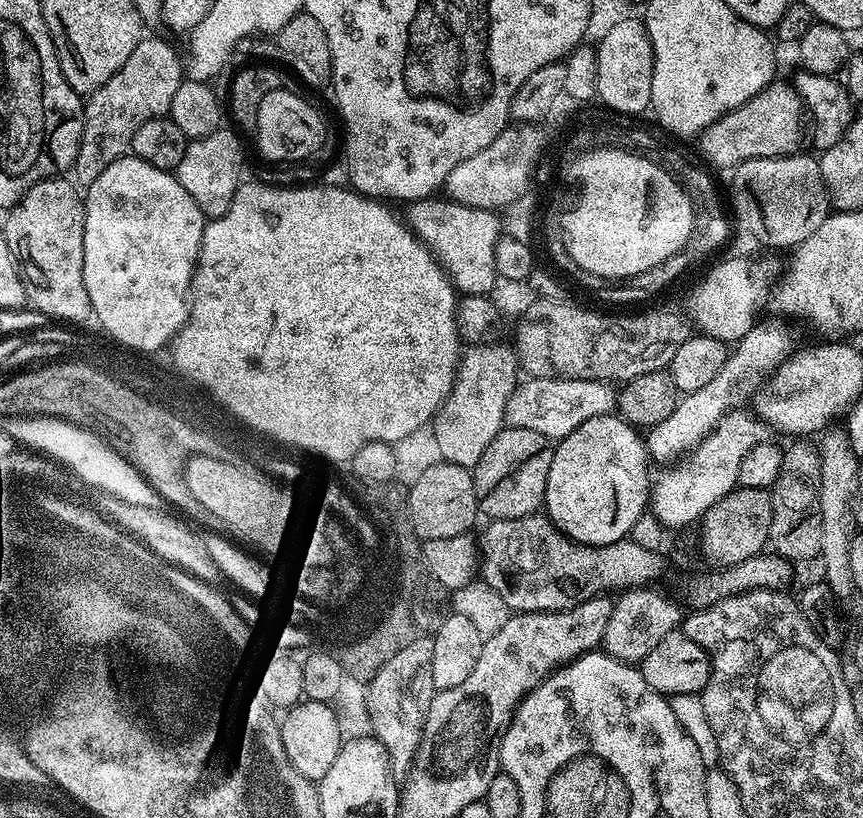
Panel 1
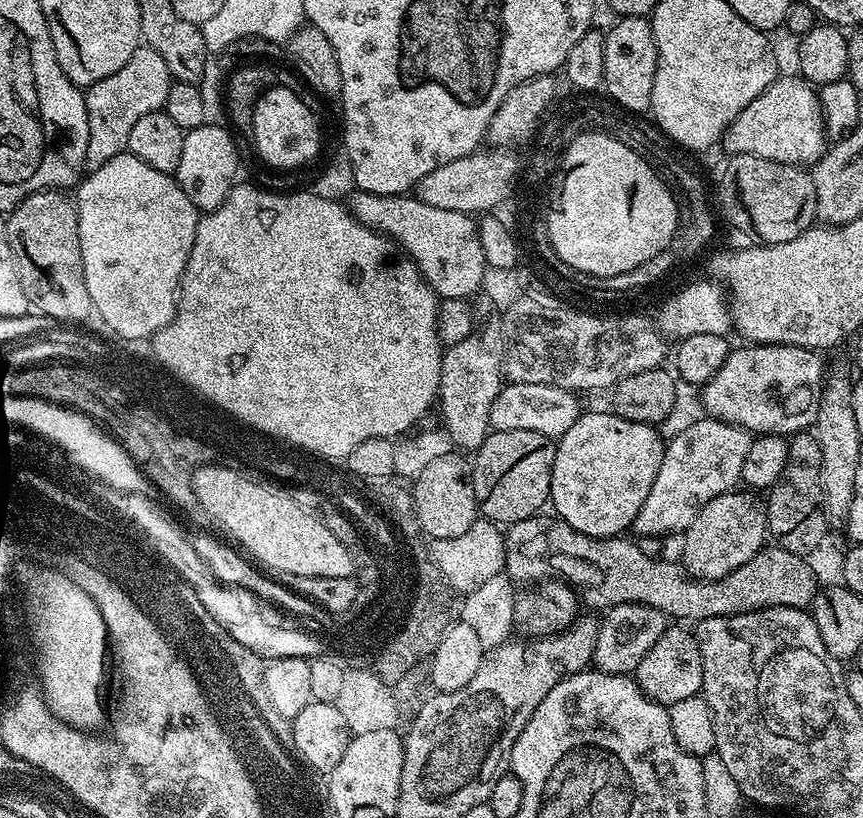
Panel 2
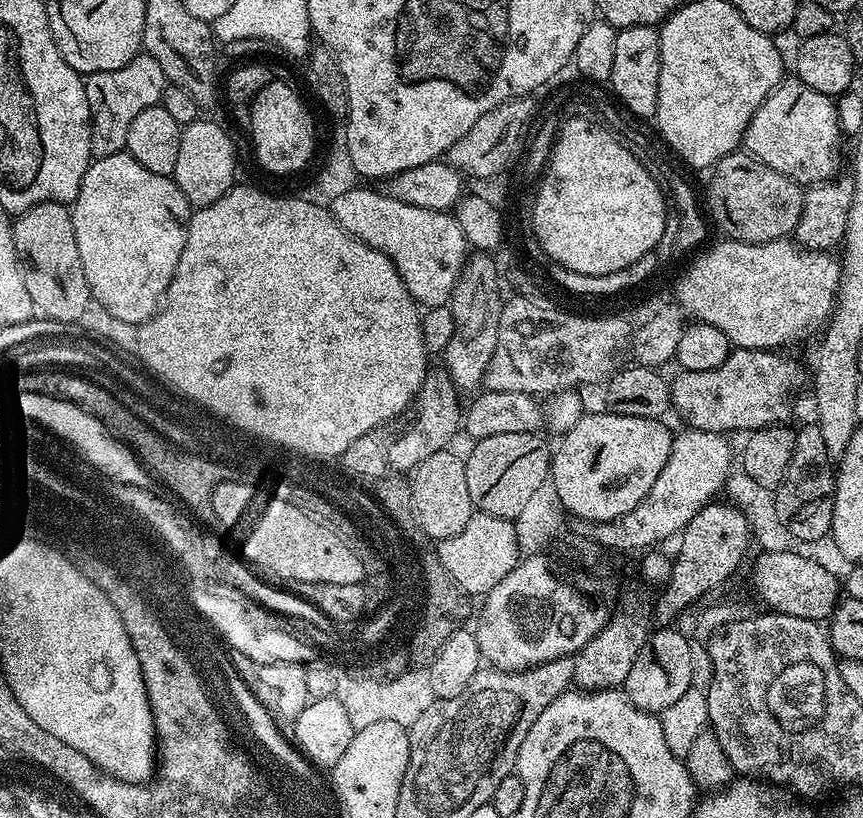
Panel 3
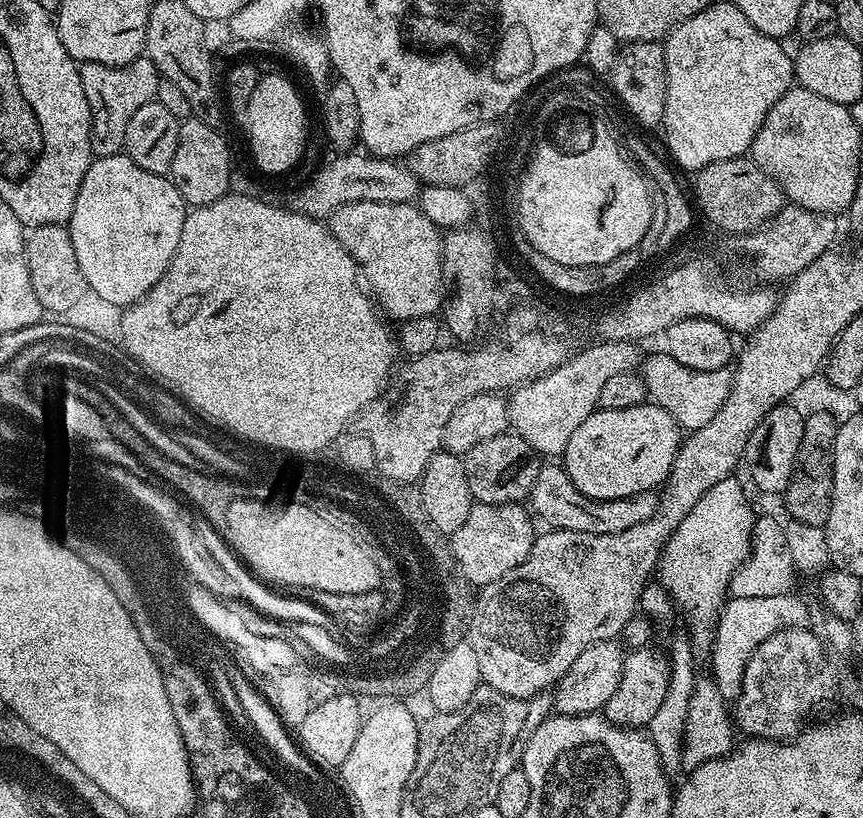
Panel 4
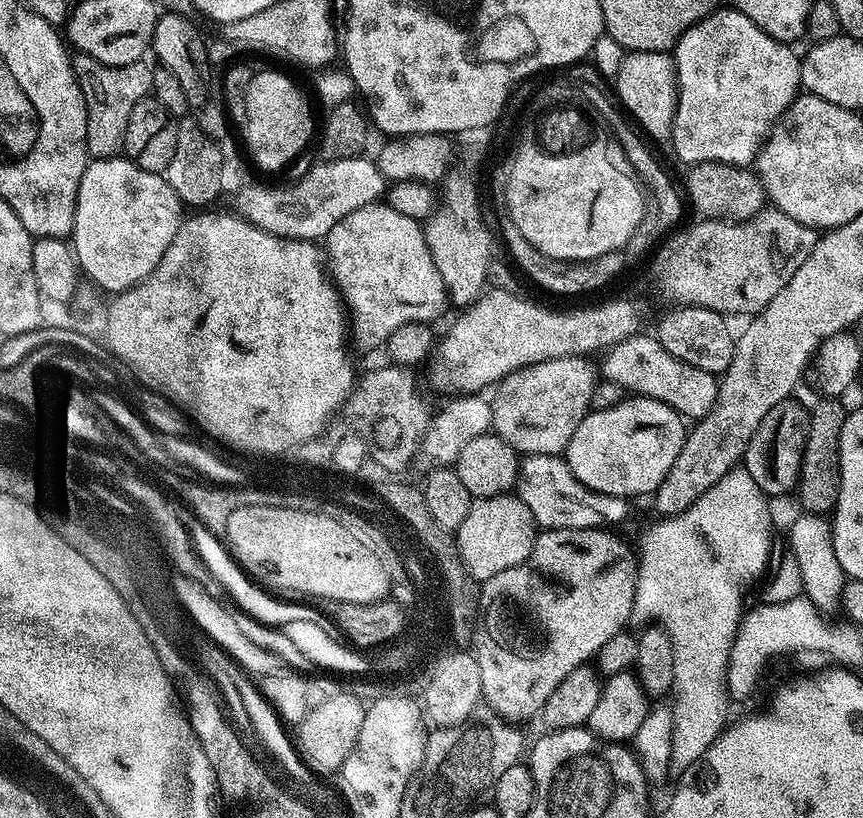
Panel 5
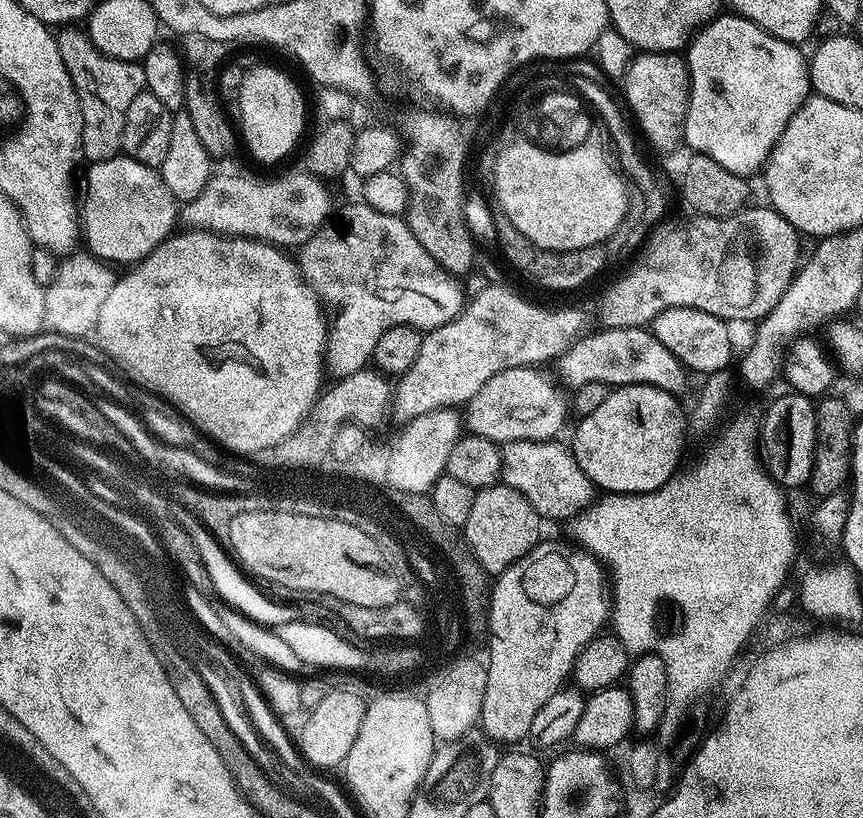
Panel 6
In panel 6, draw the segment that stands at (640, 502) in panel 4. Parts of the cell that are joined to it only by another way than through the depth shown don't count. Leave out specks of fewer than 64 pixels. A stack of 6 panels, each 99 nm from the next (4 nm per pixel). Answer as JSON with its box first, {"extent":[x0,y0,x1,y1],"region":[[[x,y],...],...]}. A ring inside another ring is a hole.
{"extent":[500,440,594,521],"region":[[[515,440],[503,445],[500,470],[503,483],[521,492],[545,521],[571,521],[593,499],[594,485],[572,457],[571,447],[563,448],[556,440]]]}

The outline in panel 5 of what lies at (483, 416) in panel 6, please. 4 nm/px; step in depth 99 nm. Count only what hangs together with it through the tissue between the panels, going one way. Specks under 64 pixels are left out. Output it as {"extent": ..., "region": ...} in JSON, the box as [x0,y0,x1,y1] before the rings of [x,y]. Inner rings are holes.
{"extent":[491,356,598,456],"region":[[[567,356],[554,358],[546,362],[531,364],[520,368],[504,377],[495,385],[496,397],[491,397],[492,427],[491,431],[501,436],[510,447],[524,456],[558,456],[568,451],[570,438],[574,438],[574,430],[584,421],[592,408],[592,391],[598,383],[598,372],[588,365],[589,361],[582,356]]]}

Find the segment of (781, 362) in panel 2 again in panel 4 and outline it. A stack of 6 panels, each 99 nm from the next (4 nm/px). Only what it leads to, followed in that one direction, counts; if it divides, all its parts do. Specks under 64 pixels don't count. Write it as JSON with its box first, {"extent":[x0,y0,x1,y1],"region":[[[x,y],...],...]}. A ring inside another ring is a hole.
{"extent":[638,350,732,430],"region":[[[659,350],[653,356],[645,355],[638,369],[651,400],[662,410],[666,410],[679,424],[681,429],[695,430],[706,426],[722,410],[726,398],[732,389],[731,367],[718,370],[690,370],[690,366],[682,366],[678,358],[674,358],[666,350]]]}

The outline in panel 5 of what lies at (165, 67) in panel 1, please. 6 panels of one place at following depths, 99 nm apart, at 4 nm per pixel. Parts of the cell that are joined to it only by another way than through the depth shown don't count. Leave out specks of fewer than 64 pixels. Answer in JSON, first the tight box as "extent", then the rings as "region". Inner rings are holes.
{"extent":[72,54,152,160],"region":[[[83,54],[72,56],[72,69],[86,102],[86,146],[92,160],[110,160],[124,151],[130,110],[152,91],[152,68],[144,62],[110,66]]]}

